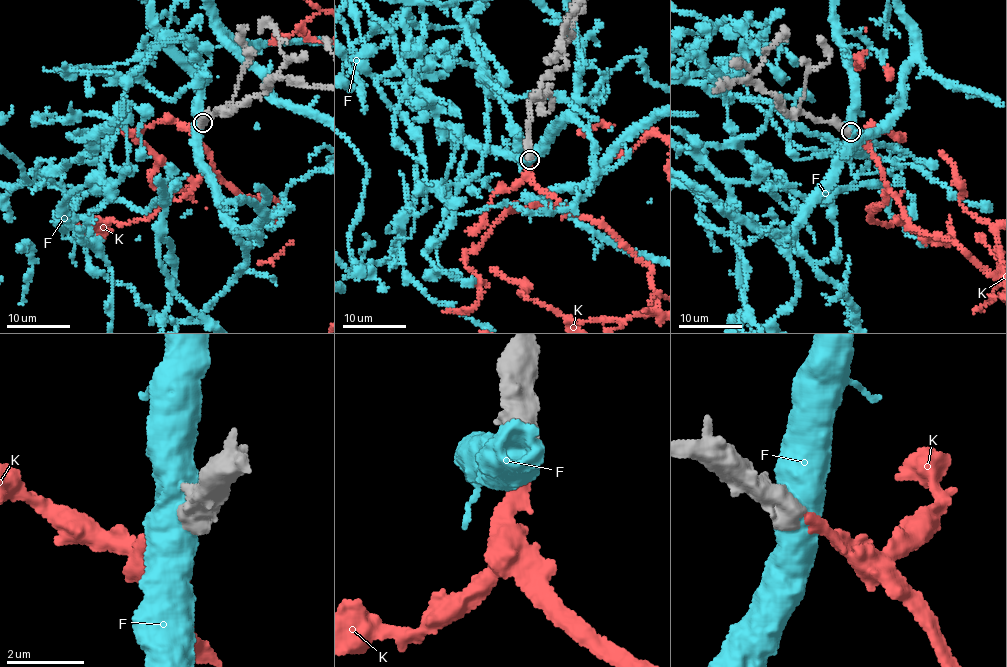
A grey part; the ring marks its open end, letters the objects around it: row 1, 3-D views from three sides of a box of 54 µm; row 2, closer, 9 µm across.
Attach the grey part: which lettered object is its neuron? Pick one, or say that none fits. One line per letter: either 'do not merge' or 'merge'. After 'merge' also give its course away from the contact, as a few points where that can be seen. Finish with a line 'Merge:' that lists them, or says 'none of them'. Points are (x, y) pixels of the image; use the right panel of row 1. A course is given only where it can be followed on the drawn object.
F: do not merge
K: merge
Merge: K

